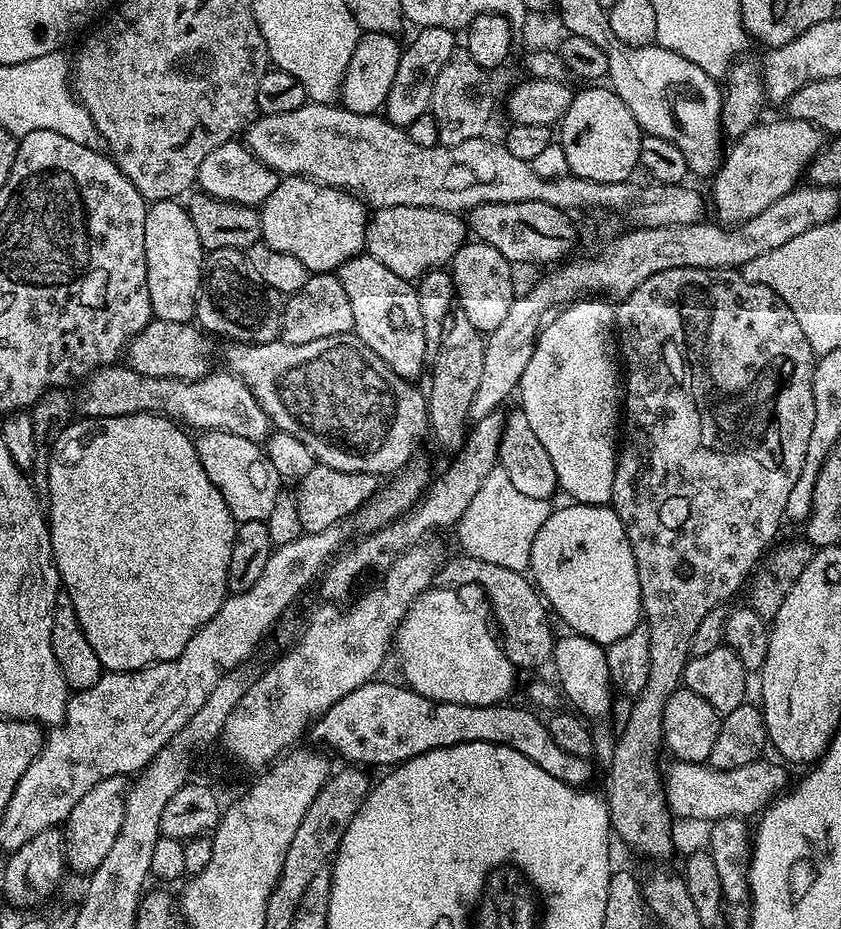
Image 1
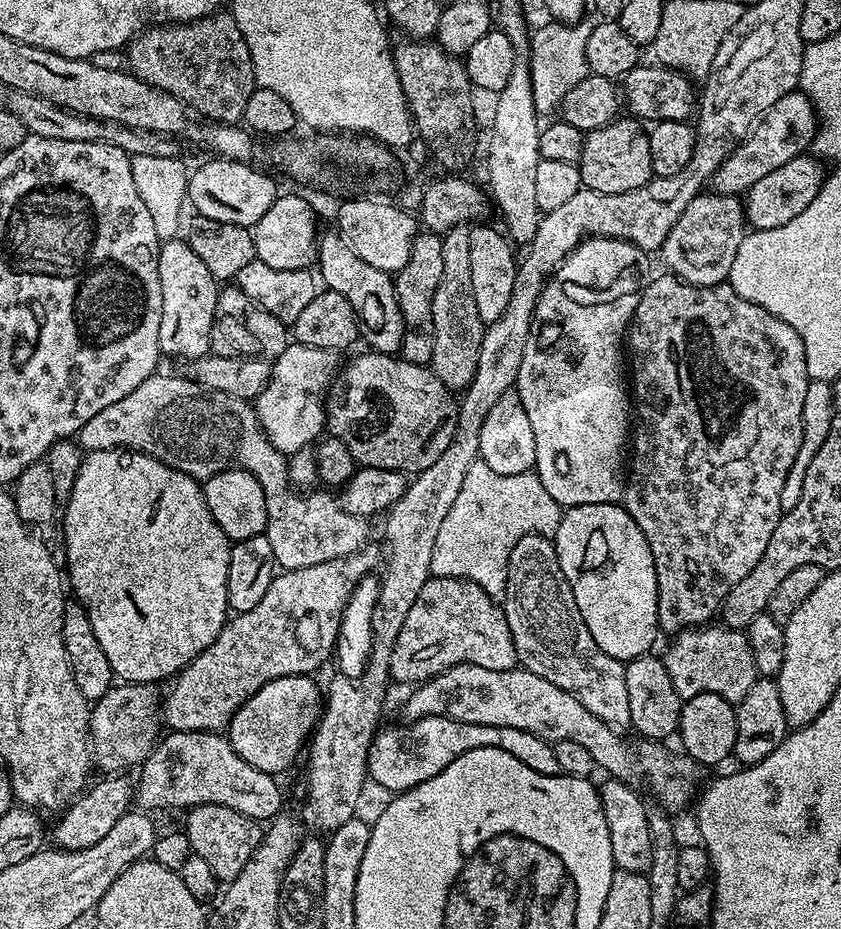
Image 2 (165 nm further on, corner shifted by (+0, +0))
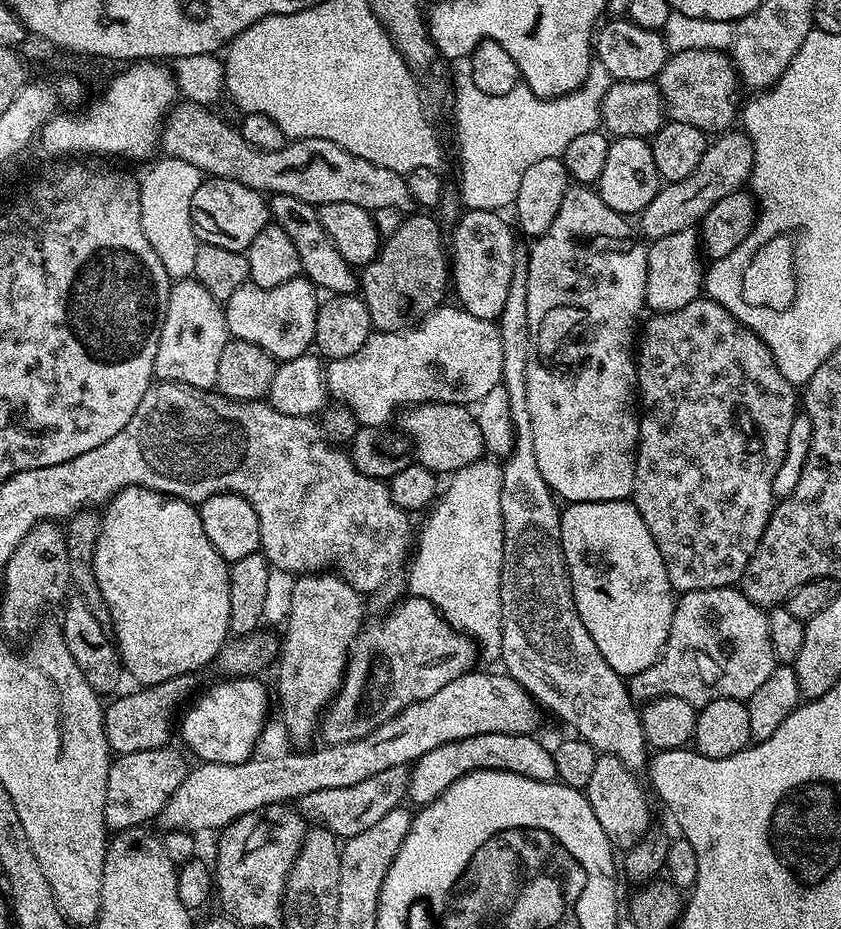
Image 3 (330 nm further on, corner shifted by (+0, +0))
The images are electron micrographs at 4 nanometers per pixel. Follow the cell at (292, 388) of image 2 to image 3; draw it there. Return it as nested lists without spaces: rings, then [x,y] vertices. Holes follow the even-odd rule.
[[[441,306],[435,308],[423,320],[413,324],[411,328],[405,328],[402,332],[373,331],[372,335],[366,338],[366,342],[362,342],[362,347],[359,350],[354,350],[354,354],[350,354],[346,358],[328,360],[324,369],[324,381],[328,383],[329,397],[333,401],[348,405],[348,409],[352,411],[356,421],[365,428],[379,428],[387,425],[386,422],[391,418],[392,411],[394,411],[394,416],[397,410],[407,410],[417,404],[462,404],[465,406],[479,404],[482,398],[486,398],[486,394],[490,394],[490,390],[494,390],[494,386],[502,383],[502,342],[500,341],[500,330],[493,321],[474,318],[474,314],[470,314],[465,308],[459,306],[451,307]]]

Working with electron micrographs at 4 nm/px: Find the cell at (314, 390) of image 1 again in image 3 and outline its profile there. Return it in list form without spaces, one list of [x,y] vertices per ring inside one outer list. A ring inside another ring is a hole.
[[[417,404],[401,411],[399,431],[407,436],[413,449],[415,463],[426,466],[437,474],[451,474],[462,470],[462,466],[470,466],[470,462],[481,459],[485,455],[482,442],[482,430],[478,430],[475,415],[462,404]]]

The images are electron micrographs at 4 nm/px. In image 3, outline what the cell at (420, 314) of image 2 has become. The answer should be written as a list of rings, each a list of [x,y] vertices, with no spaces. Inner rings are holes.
[[[409,215],[402,226],[381,243],[376,257],[363,265],[359,273],[358,292],[366,310],[370,310],[372,327],[377,332],[402,332],[411,328],[429,312],[441,307],[444,288],[446,292],[450,284],[445,233],[444,236],[440,233],[441,225],[435,215],[416,215]]]

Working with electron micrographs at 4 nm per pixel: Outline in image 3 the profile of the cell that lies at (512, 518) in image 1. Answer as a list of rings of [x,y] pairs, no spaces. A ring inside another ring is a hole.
[[[481,458],[451,473],[448,489],[439,493],[438,499],[427,513],[428,521],[418,528],[418,539],[410,556],[408,592],[424,598],[439,610],[444,621],[458,632],[472,637],[477,645],[494,662],[500,660],[502,646],[502,554],[504,553],[504,527],[502,526],[502,468],[495,459]]]

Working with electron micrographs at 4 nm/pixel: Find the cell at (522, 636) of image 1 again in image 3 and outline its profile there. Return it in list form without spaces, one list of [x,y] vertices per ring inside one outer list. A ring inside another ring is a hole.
[[[409,595],[407,599],[389,616],[371,621],[357,634],[342,686],[320,718],[318,736],[324,744],[354,742],[378,730],[406,706],[438,694],[446,682],[454,682],[475,665],[478,645],[472,637],[456,631],[424,598]]]

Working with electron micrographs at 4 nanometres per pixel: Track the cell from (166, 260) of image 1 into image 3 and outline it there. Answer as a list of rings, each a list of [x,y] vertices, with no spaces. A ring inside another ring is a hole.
[[[195,278],[175,281],[168,289],[166,322],[162,326],[162,338],[158,342],[155,379],[211,389],[218,378],[218,358],[222,358],[222,350],[228,345],[229,339],[223,303],[216,300],[214,294],[210,294],[210,290],[206,290],[206,286],[202,286]]]

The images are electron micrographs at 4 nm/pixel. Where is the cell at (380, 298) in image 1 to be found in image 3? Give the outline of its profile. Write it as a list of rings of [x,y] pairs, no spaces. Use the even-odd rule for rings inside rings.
[[[275,194],[268,200],[268,210],[275,224],[282,230],[286,230],[290,242],[294,242],[294,250],[298,250],[301,273],[307,279],[323,291],[325,288],[325,293],[328,294],[352,294],[357,291],[357,273],[353,265],[348,264],[346,258],[342,258],[342,254],[338,254],[338,246],[330,242],[320,221],[317,205],[302,202],[302,198],[294,198],[290,194]]]

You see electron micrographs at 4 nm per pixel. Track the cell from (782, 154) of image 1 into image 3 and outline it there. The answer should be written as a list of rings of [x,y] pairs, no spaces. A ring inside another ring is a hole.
[[[693,229],[678,230],[678,234],[666,234],[666,238],[651,241],[647,249],[644,303],[649,309],[652,308],[653,313],[682,310],[682,306],[690,306],[690,302],[701,299],[706,264],[702,259],[699,235]]]

